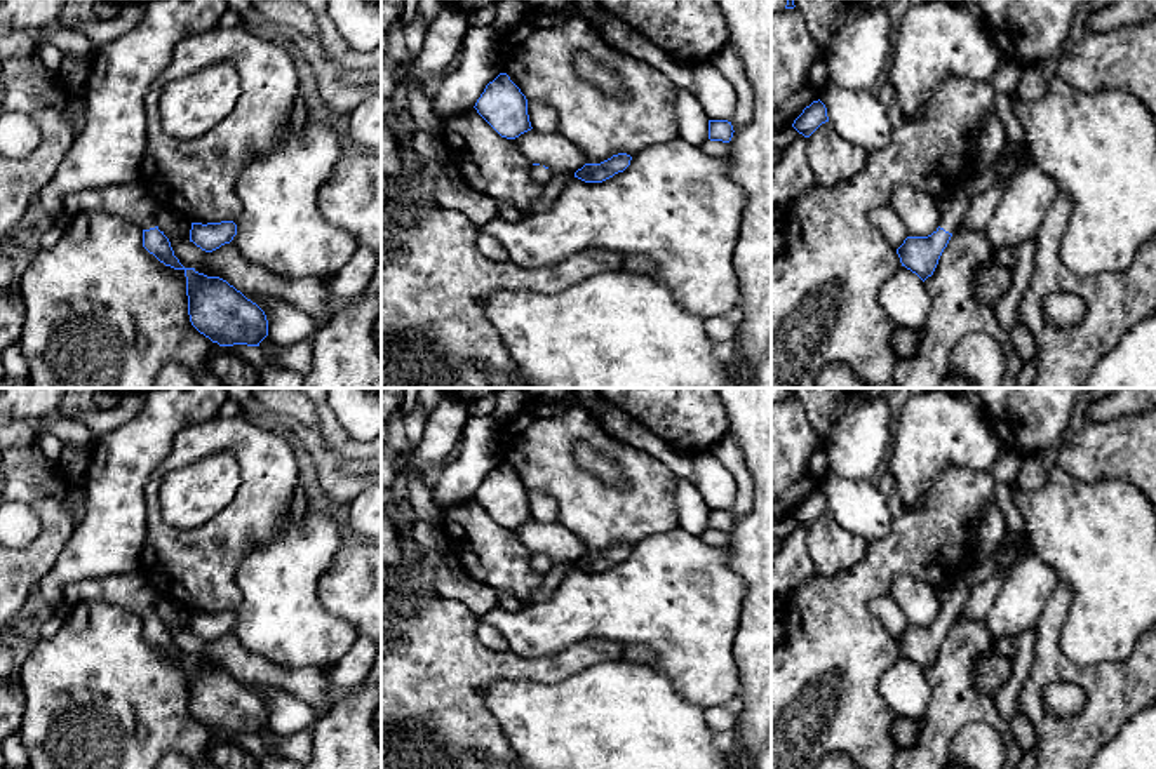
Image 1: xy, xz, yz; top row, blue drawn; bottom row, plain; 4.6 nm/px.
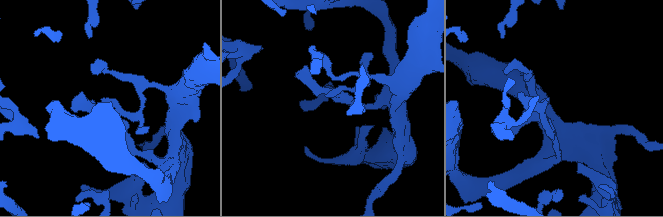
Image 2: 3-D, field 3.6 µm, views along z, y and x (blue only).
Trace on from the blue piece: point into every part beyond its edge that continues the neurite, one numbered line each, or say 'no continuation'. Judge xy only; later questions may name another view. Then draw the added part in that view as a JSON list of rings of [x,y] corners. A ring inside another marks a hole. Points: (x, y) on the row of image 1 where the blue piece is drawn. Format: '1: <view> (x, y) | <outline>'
1: xy (133, 200) | [[[141,181],[115,184],[104,188],[80,190],[64,198],[64,209],[70,212],[113,212],[136,224],[141,230],[155,228],[155,212],[162,207]]]

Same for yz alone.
1: yz (953, 206) | [[[954,184],[947,195],[937,200],[937,204],[942,216],[940,228],[949,233],[954,233],[963,223],[971,198],[964,193],[961,184]]]

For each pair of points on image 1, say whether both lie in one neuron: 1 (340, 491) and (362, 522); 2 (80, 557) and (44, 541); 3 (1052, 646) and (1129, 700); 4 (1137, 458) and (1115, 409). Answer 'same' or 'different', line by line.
1: different
2: different
3: same
4: different

